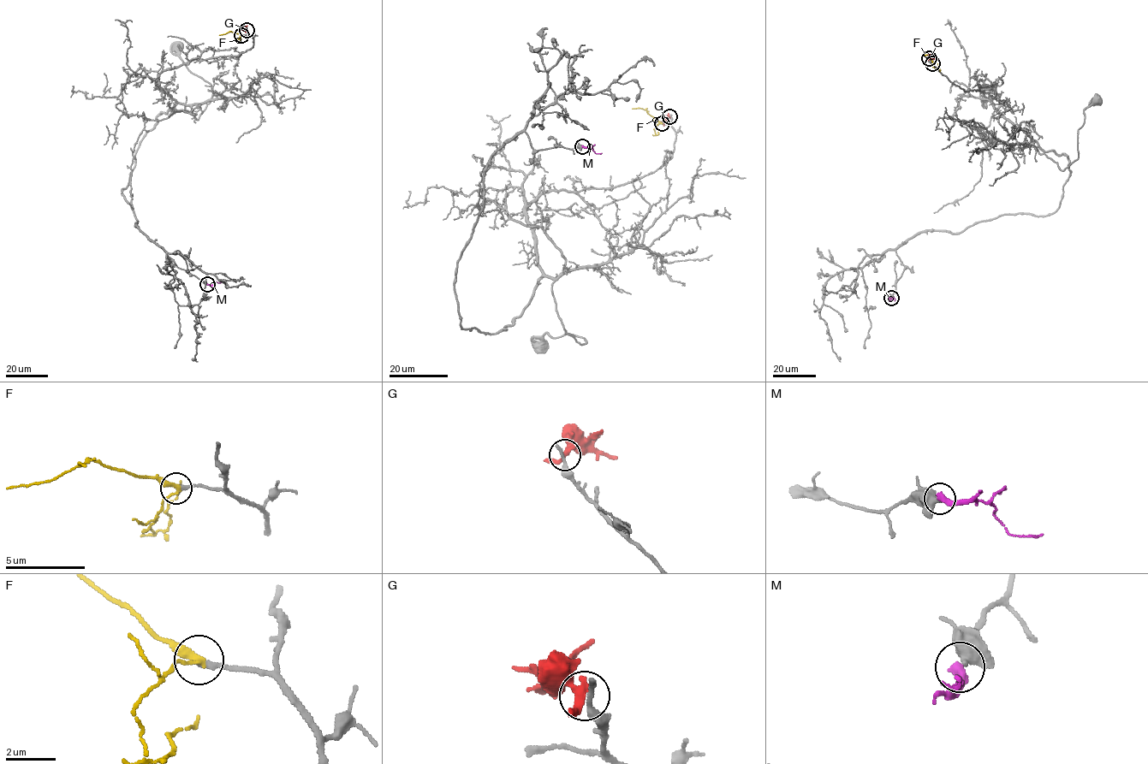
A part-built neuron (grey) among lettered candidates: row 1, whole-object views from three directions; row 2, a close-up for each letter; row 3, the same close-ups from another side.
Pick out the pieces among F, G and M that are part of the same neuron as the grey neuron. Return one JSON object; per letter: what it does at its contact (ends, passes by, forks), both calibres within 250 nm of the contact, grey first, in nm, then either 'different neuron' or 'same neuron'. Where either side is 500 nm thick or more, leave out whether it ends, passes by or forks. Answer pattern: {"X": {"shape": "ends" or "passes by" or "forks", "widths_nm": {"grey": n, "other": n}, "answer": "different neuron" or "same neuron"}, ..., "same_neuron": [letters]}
{"F": {"shape": "passes by", "widths_nm": {"grey": 260, "other": 240}, "answer": "same neuron"}, "G": {"shape": "passes by", "widths_nm": {"grey": 320, "other": 320}, "answer": "different neuron"}, "M": {"widths_nm": {"grey": 550, "other": 420}, "answer": "different neuron"}, "same_neuron": ["F"]}

